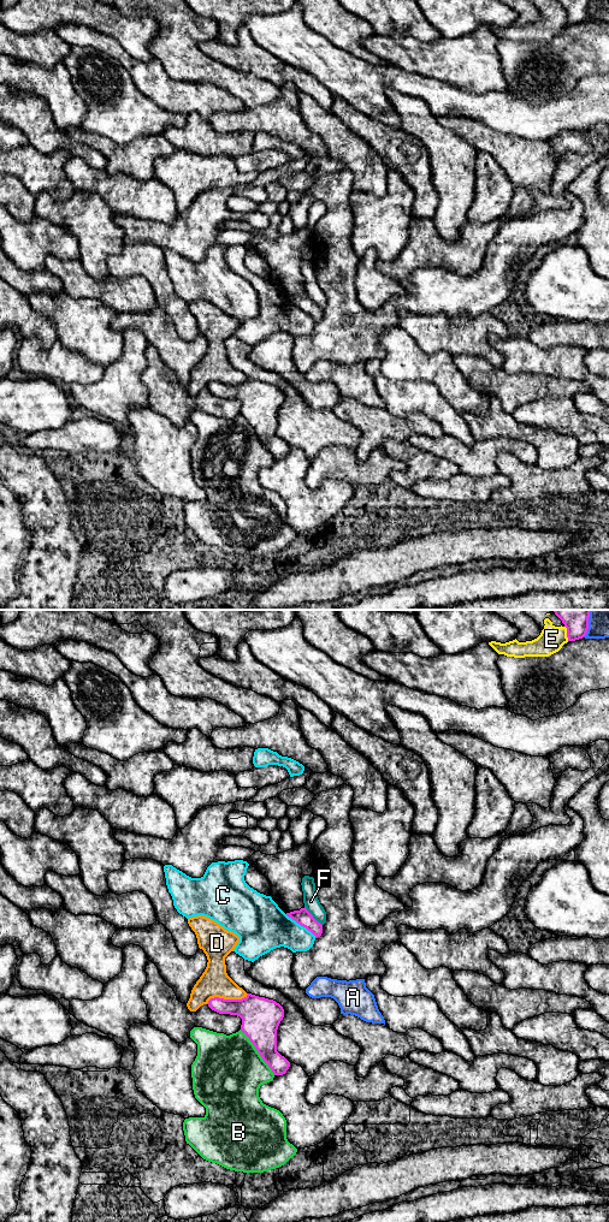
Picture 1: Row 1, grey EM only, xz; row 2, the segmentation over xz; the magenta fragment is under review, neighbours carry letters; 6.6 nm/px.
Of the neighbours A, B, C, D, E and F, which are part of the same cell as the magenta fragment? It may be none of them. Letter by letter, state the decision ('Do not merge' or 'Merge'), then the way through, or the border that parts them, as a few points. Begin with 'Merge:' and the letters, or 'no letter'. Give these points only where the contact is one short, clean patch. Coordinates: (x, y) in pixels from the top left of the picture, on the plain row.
Merge: no letter
A: Do not merge
B: Do not merge
C: Do not merge
D: Do not merge
E: Do not merge
F: Do not merge. Boundary: xz (305, 290), (321, 309)

